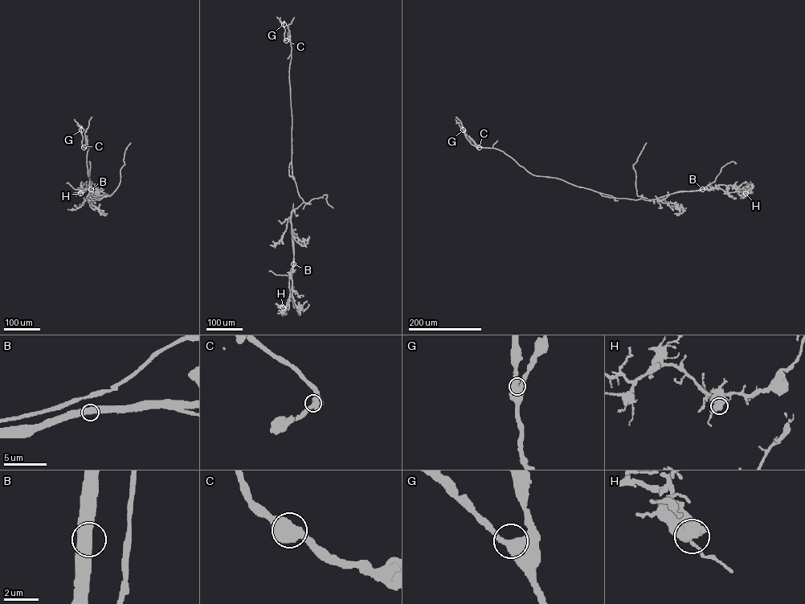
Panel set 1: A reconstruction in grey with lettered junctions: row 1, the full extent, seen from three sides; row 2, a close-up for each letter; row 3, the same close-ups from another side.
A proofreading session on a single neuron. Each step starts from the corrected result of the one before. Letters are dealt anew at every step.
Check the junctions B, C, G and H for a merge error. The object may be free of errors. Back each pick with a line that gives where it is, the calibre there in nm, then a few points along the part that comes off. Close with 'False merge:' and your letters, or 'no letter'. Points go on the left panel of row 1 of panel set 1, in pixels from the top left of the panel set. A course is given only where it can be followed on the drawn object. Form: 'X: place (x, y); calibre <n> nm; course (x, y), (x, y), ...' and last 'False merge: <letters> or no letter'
B: place (91, 189); calibre 600 nm; course (91, 190), (88, 200), (101, 199), (90, 196), (87, 162), (89, 147), (82, 146), (80, 127), (74, 119)
False merge: B

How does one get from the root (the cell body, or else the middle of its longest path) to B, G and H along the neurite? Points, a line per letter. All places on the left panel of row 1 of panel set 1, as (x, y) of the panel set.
B: (89, 193), (91, 198), (101, 199), (90, 200), (91, 190)
G: (89, 193), (87, 162), (89, 147), (82, 146), (81, 129)
H: (89, 193), (91, 198), (101, 199), (90, 200), (91, 190), (87, 184), (87, 188), (80, 193)

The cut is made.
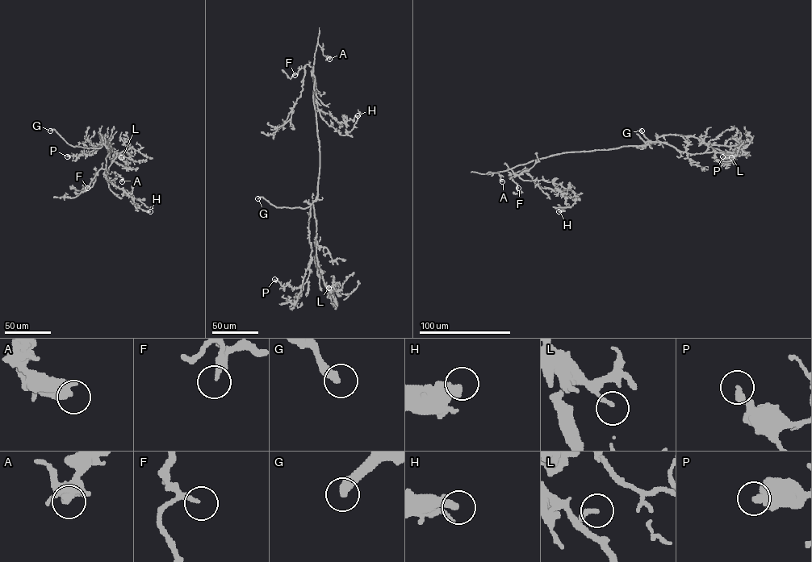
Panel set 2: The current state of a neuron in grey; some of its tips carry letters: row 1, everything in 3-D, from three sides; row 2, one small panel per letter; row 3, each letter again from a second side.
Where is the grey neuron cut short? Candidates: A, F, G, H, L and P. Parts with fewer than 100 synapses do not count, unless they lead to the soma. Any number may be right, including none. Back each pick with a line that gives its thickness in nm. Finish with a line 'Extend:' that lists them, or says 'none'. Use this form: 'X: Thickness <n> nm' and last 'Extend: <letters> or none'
F: Thickness 140 nm
G: Thickness 360 nm
Extend: F, G

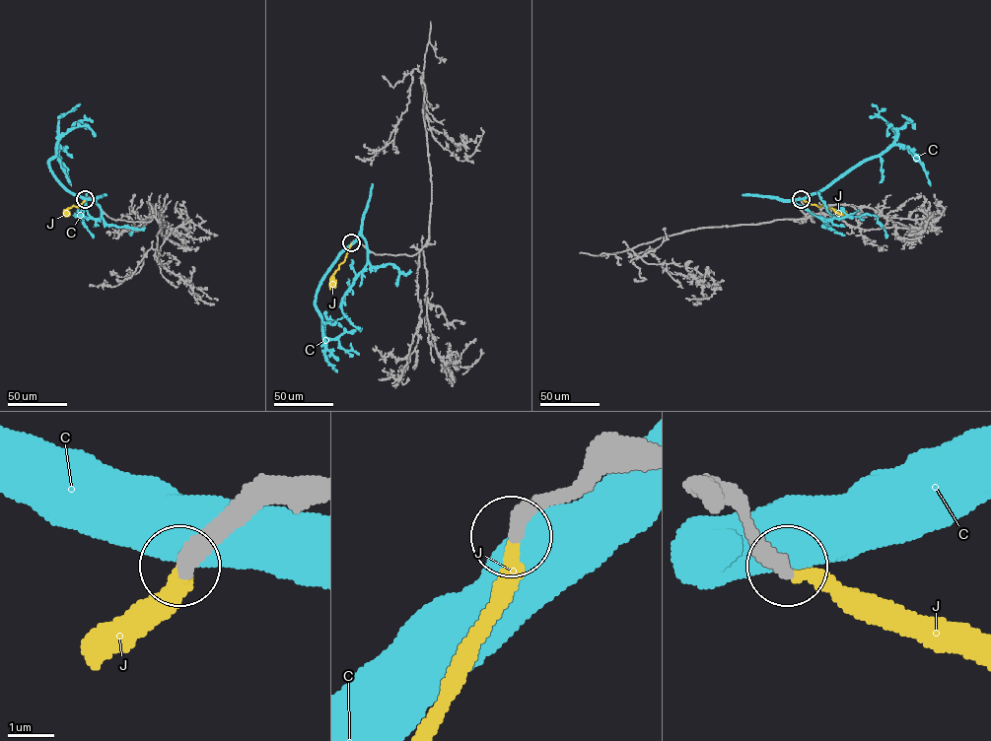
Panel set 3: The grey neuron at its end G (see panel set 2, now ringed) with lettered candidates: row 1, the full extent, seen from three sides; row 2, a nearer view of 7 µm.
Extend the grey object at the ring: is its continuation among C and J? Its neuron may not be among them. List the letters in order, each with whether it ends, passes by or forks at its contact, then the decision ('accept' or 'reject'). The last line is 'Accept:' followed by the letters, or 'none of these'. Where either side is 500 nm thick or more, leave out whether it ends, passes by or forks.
C: reject
J: it ends there; accept
Accept: J

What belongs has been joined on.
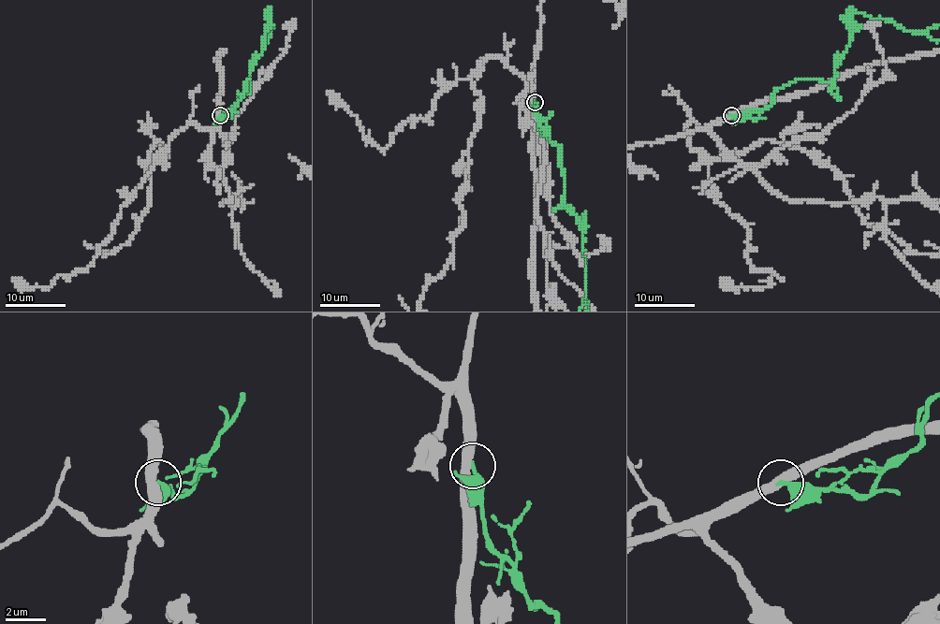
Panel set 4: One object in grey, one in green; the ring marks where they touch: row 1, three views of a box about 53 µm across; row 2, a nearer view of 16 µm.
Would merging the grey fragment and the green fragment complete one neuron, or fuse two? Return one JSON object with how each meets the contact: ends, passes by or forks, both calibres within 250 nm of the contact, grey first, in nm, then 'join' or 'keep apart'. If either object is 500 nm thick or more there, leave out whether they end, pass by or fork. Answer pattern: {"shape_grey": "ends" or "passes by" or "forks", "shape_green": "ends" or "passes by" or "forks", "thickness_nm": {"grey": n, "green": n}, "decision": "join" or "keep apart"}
{"shape_grey": "passes by", "shape_green": "ends", "thickness_nm": {"grey": 440, "green": 320}, "decision": "keep apart"}

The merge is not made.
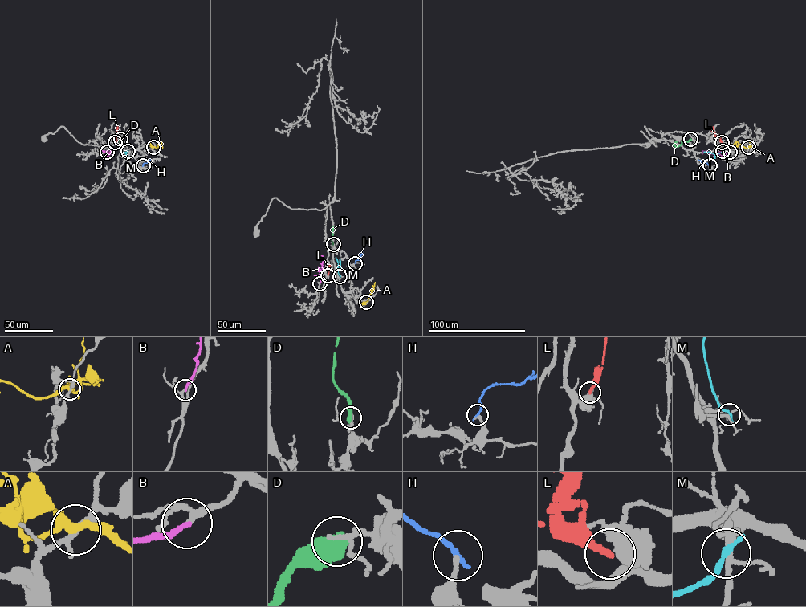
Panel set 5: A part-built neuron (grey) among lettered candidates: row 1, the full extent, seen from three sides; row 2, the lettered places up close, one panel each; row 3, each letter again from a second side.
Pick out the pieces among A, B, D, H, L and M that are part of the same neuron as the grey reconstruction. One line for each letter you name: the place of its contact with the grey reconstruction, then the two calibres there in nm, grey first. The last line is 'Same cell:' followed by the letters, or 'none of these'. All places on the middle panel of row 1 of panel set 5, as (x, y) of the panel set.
B: contact (319, 283); calibres 190 and 200 nm
Same cell: B

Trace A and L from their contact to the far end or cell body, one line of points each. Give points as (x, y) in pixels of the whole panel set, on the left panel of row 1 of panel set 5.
A: (153, 147), (156, 148), (160, 142), (163, 147)
L: (115, 142), (117, 127)

